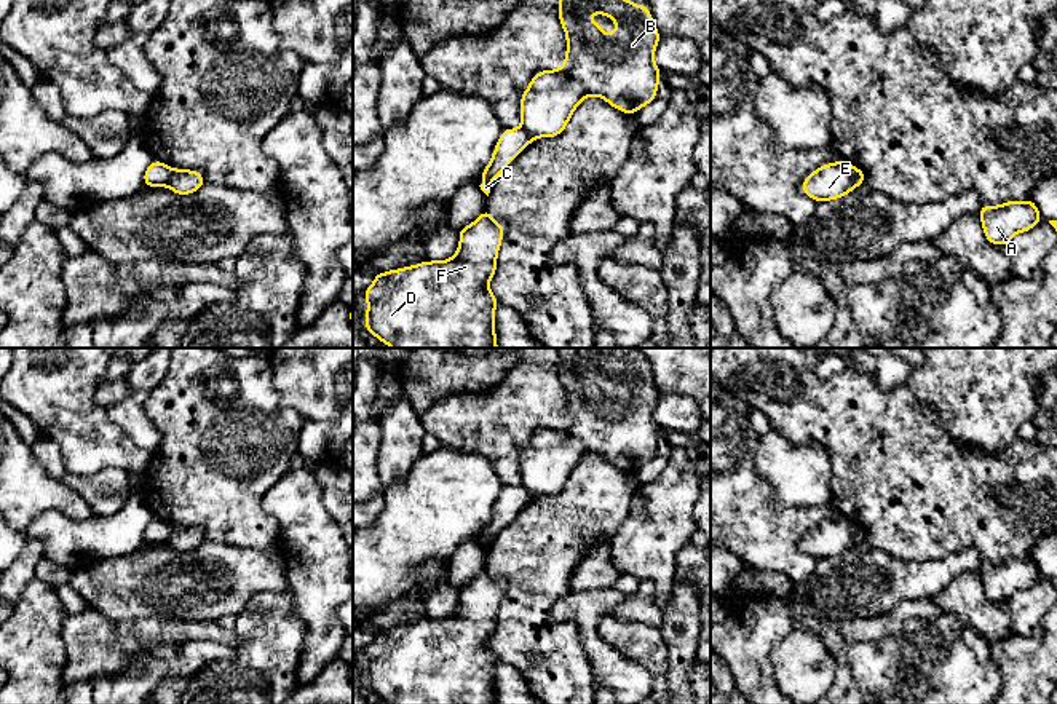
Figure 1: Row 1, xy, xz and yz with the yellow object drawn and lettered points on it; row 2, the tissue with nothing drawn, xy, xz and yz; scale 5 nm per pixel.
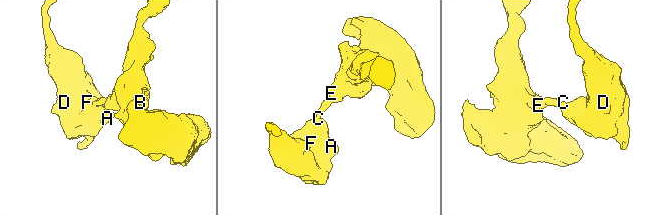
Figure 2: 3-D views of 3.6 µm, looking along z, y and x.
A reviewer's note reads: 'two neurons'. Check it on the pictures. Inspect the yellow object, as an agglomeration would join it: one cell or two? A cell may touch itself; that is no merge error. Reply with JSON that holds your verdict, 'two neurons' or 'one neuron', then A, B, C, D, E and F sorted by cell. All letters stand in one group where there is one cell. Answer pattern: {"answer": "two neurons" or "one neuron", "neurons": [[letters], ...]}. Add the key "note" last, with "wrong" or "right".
{"answer": "two neurons", "neurons": [["A", "C", "D", "F"], ["B", "E"]], "note": "right"}

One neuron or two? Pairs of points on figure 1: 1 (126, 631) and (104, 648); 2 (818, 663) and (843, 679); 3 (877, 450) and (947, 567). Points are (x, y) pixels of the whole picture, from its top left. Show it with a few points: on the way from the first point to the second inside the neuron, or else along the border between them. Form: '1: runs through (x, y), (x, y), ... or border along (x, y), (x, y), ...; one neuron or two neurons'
1: runs through (122, 636), (109, 647); one neuron
2: border along (832, 653), (835, 677), (829, 687); two neurons
3: border along (979, 551), (961, 548), (941, 559), (904, 559); two neurons

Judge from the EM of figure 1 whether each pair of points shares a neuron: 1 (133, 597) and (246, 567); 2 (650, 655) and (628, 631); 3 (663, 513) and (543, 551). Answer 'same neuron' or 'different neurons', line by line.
1: same neuron
2: same neuron
3: different neurons

